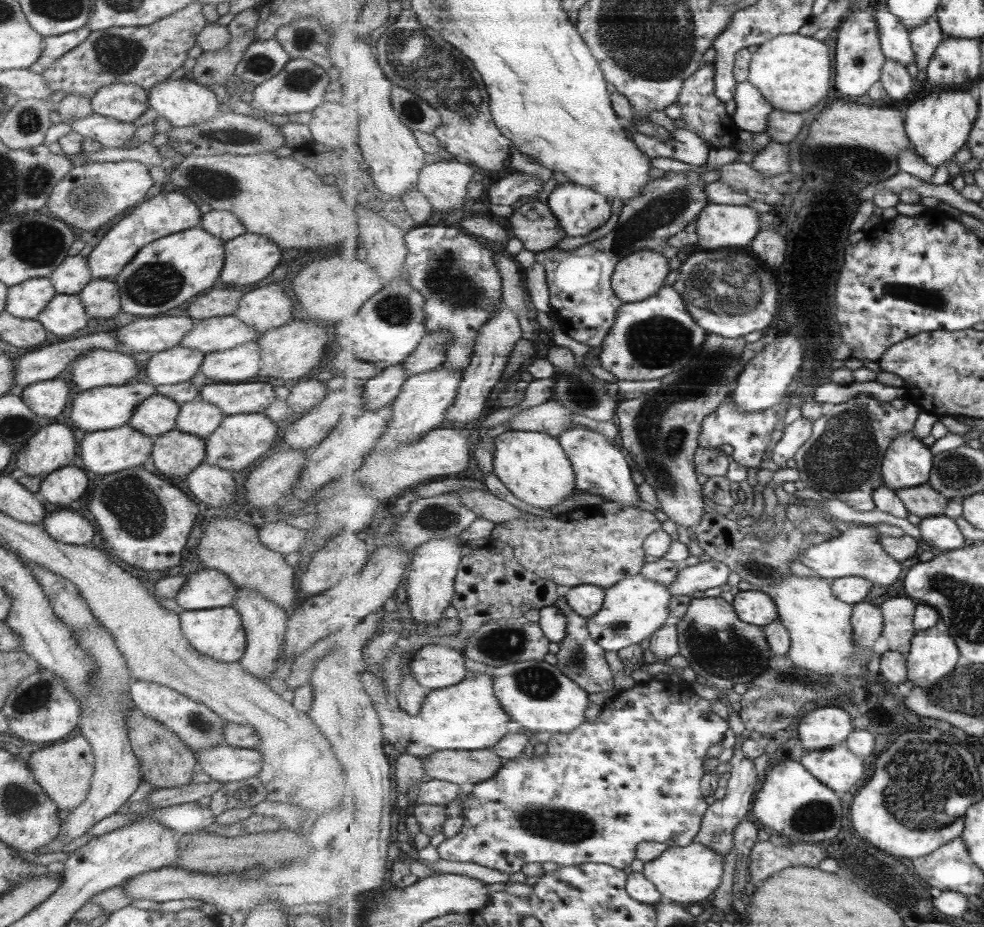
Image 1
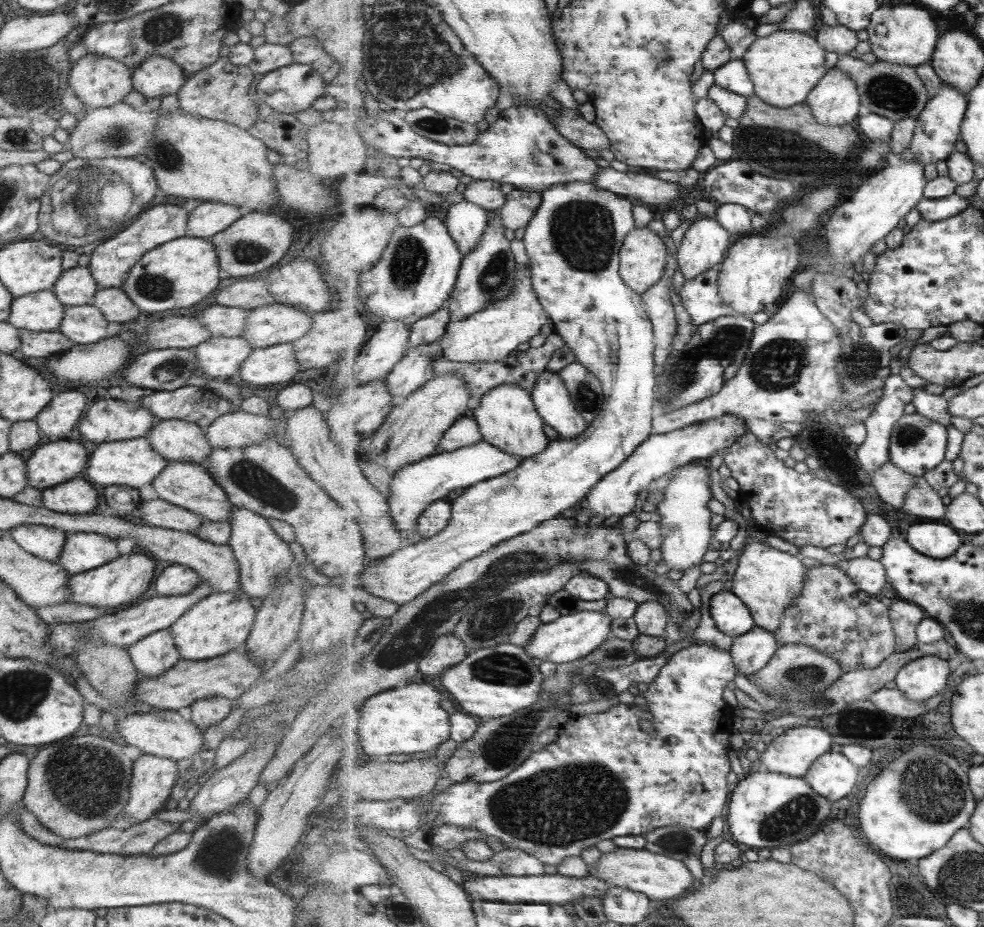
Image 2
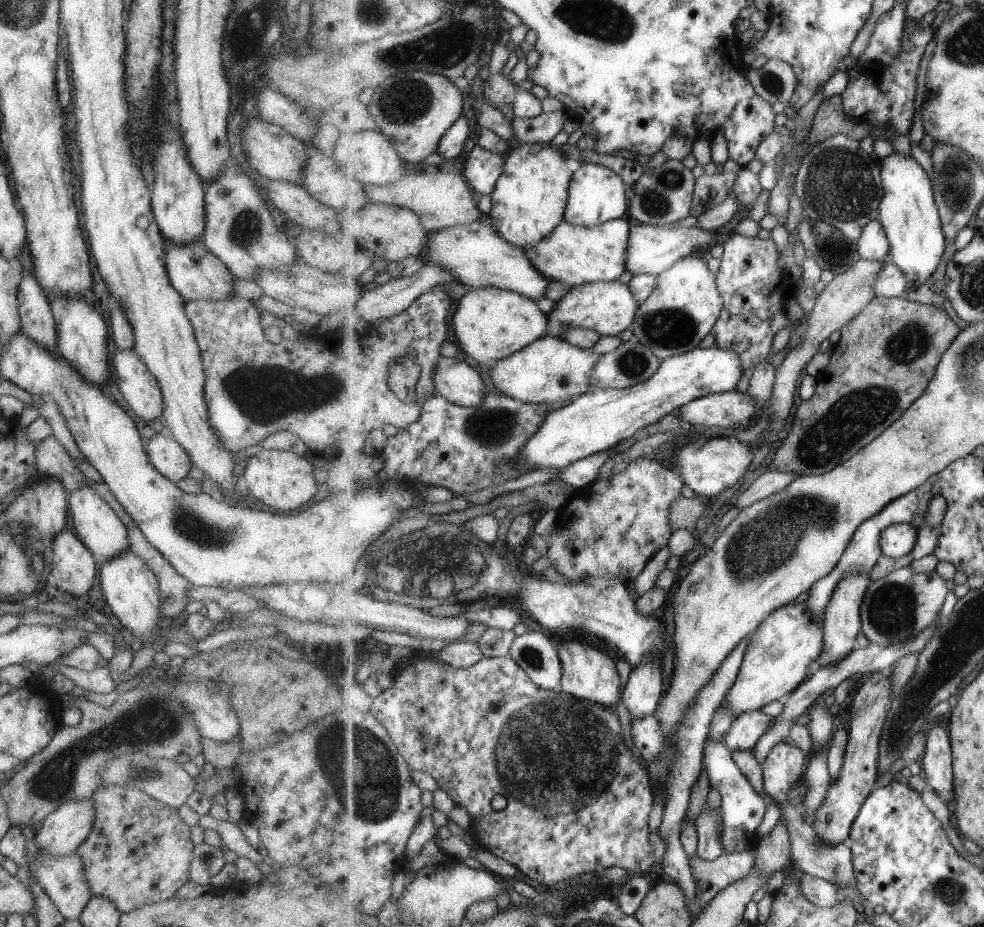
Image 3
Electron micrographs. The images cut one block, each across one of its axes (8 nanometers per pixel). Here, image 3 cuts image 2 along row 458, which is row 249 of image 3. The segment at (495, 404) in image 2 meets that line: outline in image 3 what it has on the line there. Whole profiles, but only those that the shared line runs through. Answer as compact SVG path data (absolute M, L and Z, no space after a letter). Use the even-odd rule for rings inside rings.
M525 143L506 151L506 157L504 174L497 181L495 190L491 194L492 208L488 220L506 241L526 252L527 247L540 243L540 240L551 235L559 224L564 222L566 206L570 197L569 187L575 171L580 166L572 160L566 159L566 156L551 143Z

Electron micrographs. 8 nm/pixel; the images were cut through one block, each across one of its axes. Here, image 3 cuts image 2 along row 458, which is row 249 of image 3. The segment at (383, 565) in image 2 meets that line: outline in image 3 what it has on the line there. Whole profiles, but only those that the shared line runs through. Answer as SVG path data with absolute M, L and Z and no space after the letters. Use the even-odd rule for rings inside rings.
M625 218L613 219L596 227L578 227L564 222L559 224L551 235L526 248L527 256L548 279L565 282L572 287L595 281L614 281L624 274L627 268L628 246L632 226Z

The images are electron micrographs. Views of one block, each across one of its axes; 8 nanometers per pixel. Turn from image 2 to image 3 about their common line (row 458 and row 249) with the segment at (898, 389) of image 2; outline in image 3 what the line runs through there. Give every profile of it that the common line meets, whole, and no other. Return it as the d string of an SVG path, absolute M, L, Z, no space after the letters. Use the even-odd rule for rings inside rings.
M879 219L872 220L863 228L857 244L863 259L879 260L890 254L890 240Z

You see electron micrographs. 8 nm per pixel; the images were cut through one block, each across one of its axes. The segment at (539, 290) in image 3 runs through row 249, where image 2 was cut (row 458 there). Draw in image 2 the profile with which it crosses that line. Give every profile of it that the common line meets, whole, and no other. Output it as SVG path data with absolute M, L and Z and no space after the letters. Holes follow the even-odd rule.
M481 440L473 446L453 452L441 452L405 466L393 475L391 482L392 490L388 498L391 517L395 519L397 529L404 535L407 530L416 529L418 520L431 504L451 498L457 488L467 490L474 484L511 472L519 467L523 460L521 456L513 456L504 449L497 448L497 445Z

